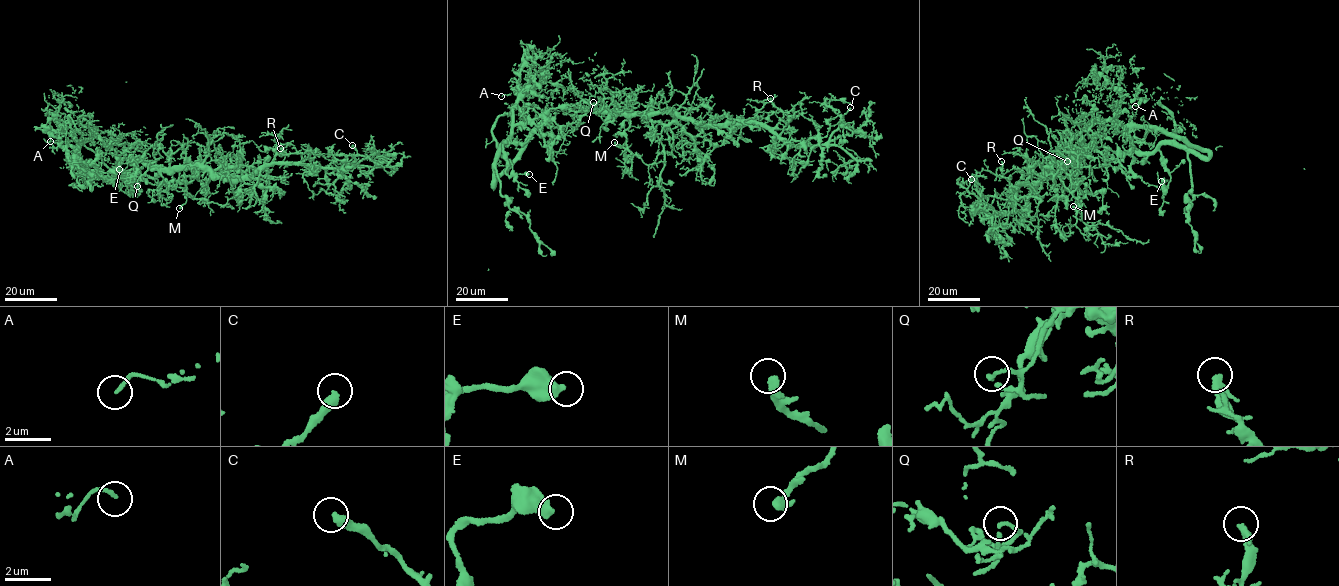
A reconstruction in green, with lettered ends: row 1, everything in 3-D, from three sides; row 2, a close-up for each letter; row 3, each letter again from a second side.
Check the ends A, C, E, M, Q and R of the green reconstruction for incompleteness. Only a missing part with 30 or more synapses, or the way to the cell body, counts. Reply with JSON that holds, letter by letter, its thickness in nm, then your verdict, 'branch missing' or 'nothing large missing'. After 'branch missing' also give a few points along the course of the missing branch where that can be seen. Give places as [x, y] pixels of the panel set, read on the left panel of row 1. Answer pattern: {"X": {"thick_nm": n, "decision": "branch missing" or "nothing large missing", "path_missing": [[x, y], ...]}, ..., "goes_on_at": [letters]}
{"A": {"thick_nm": 140, "decision": "nothing large missing"}, "C": {"thick_nm": 400, "decision": "nothing large missing"}, "E": {"thick_nm": 500, "decision": "nothing large missing"}, "M": {"thick_nm": 400, "decision": "nothing large missing"}, "Q": {"thick_nm": 110, "decision": "nothing large missing"}, "R": {"thick_nm": 280, "decision": "nothing large missing"}, "goes_on_at": []}

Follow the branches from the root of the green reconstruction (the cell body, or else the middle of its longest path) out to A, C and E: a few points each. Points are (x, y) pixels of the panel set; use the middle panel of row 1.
A: (580, 119), (574, 128), (548, 119), (539, 126), (513, 124), (513, 110), (521, 92), (518, 88), (501, 96)
C: (580, 119), (600, 109), (664, 111), (710, 125), (762, 125), (790, 144), (816, 147), (845, 122), (850, 107)
E: (580, 119), (574, 128), (548, 119), (539, 126), (514, 126), (502, 147), (505, 171), (511, 177), (529, 174)

